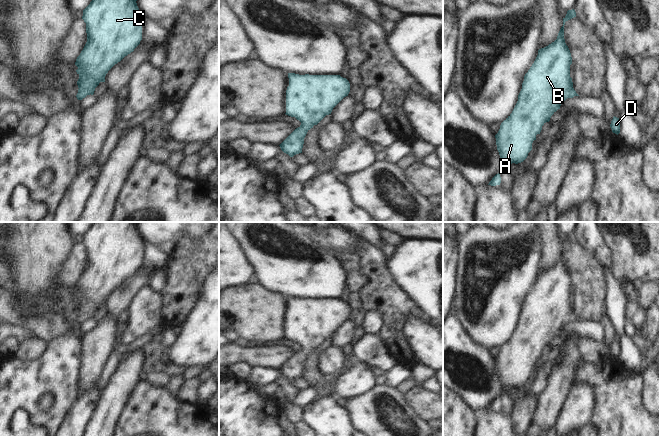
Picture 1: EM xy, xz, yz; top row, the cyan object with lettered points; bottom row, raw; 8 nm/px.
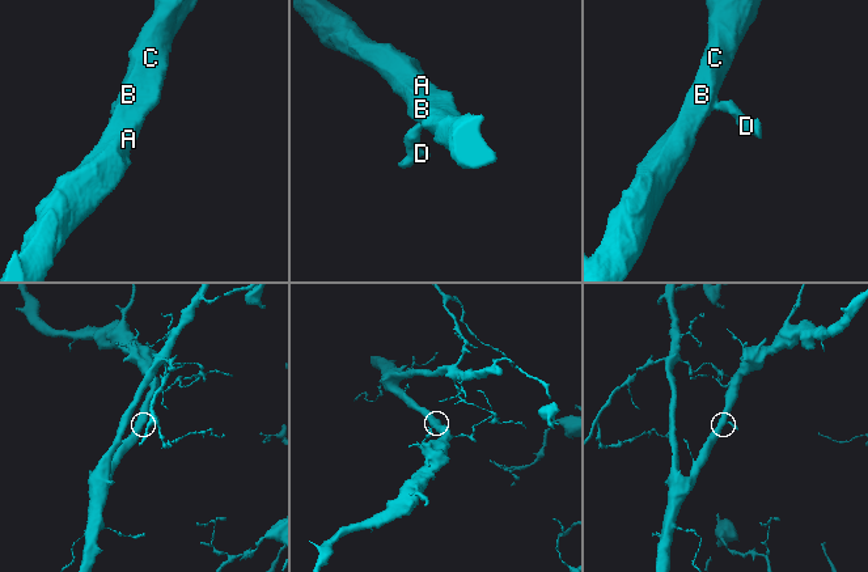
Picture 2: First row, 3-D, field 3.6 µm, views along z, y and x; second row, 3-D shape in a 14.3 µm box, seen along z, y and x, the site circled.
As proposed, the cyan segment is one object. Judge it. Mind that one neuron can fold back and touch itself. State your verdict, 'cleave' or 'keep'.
keep

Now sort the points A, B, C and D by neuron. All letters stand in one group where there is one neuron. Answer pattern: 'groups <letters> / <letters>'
groups A B C D

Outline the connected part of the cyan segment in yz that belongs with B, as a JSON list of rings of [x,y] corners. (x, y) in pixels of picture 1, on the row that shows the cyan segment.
[[[568,10],[557,39],[538,50],[534,63],[524,76],[512,113],[495,135],[502,171],[512,163],[523,162],[542,126],[550,121],[567,98],[579,96],[570,77],[572,57],[564,39],[565,22],[574,17],[575,10]]]

